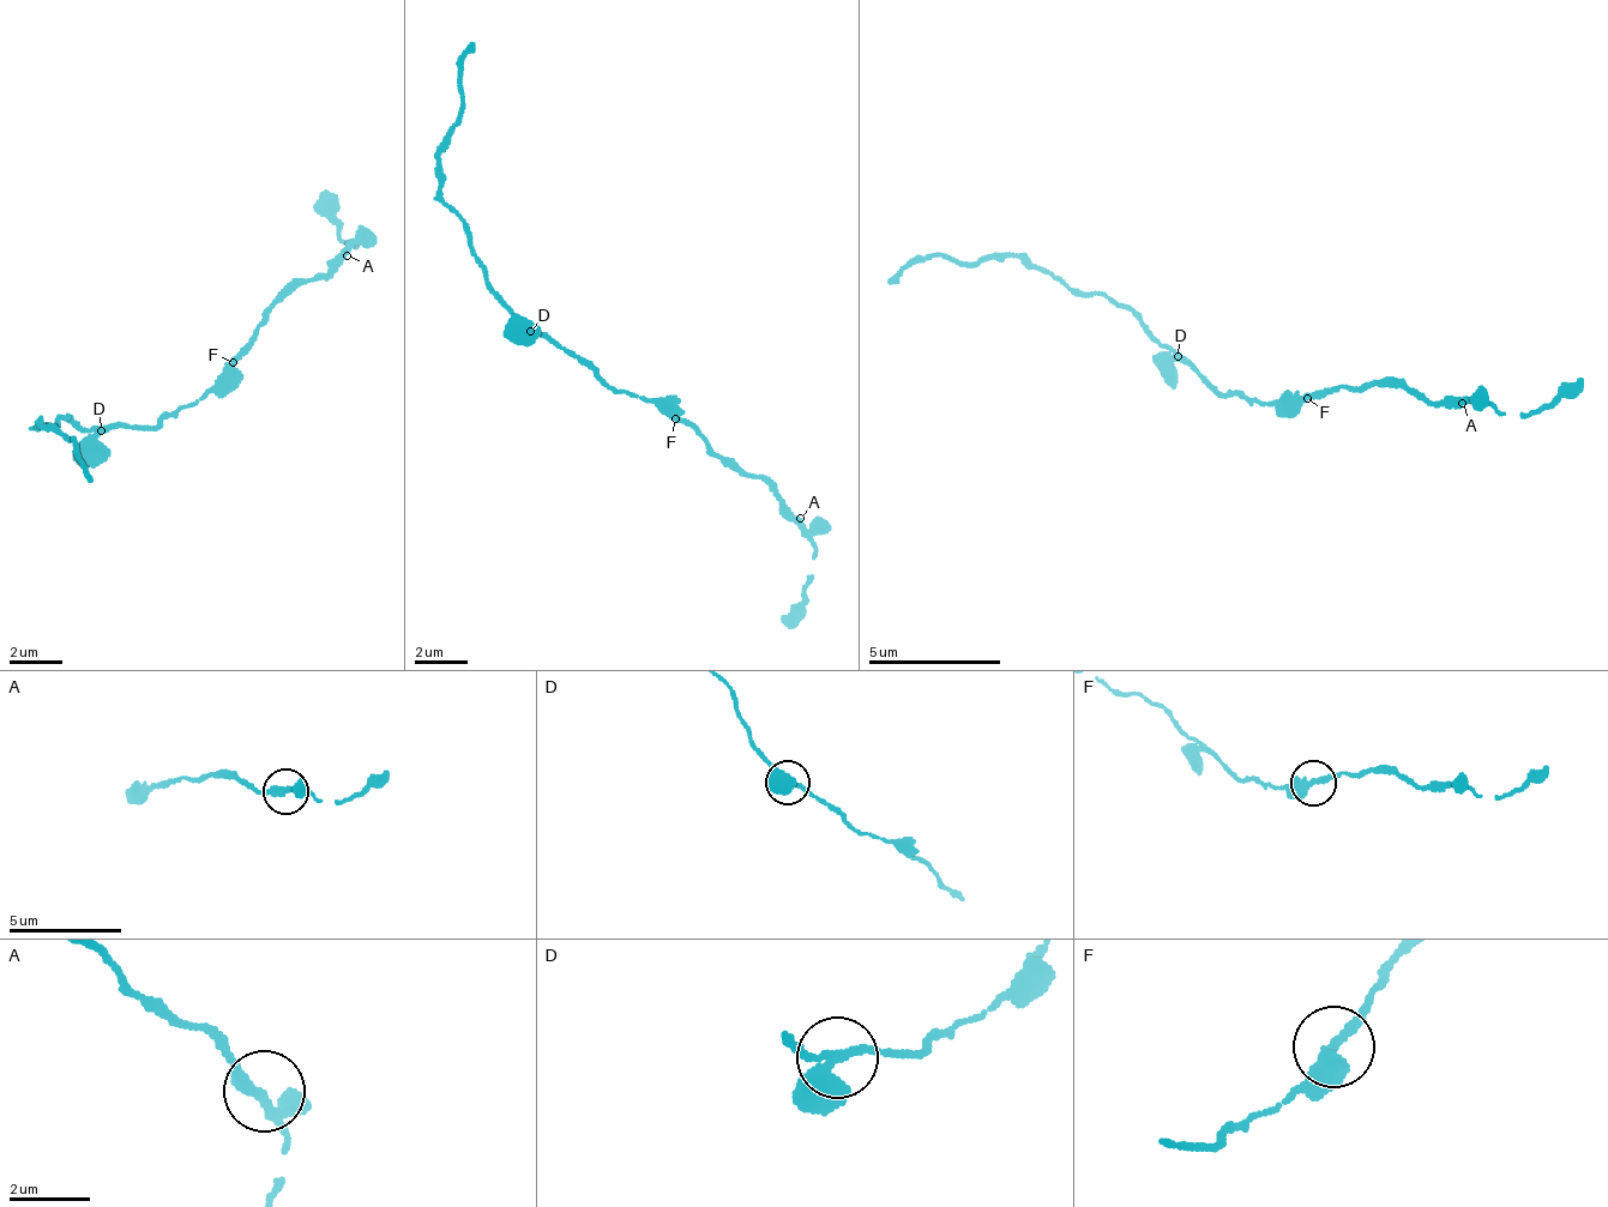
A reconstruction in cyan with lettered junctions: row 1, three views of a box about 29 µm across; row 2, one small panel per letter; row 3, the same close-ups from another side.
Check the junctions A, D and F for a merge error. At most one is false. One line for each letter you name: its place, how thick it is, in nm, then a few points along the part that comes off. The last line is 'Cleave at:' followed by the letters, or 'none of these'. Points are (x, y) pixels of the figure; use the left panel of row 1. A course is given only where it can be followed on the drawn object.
Cleave at: none of these

